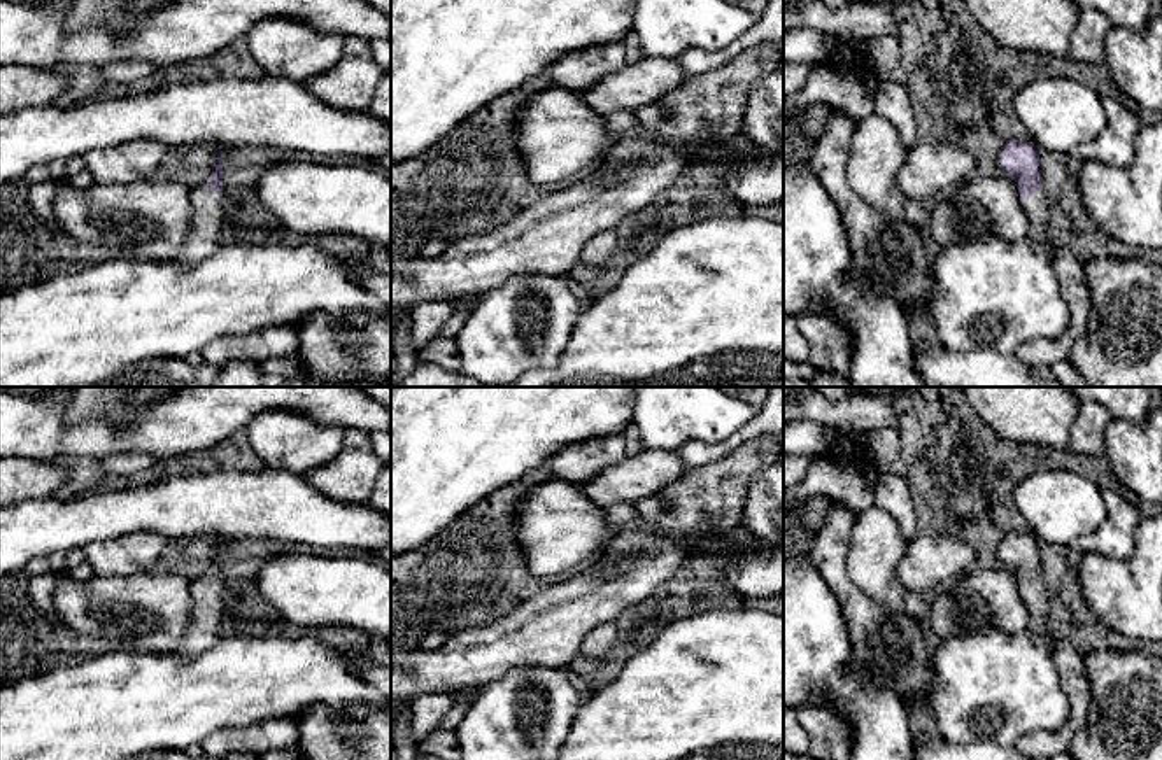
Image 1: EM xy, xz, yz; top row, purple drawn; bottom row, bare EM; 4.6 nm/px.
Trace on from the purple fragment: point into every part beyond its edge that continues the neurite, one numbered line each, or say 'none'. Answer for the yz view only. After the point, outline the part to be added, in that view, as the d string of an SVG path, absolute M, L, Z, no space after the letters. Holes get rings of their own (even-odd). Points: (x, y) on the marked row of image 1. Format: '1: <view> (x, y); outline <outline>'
1: yz (1036, 207); outline M1045 191L1034 193L1029 200L1022 200L1022 208L1025 210L1031 231L1029 242L1032 247L1048 257L1053 257L1050 249L1050 198Z

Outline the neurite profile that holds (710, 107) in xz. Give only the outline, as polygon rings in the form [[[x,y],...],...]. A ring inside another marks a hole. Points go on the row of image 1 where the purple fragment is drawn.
[[[759,44],[715,70],[687,75],[680,88],[634,112],[640,131],[675,145],[710,142],[713,156],[736,158],[747,145],[743,119],[752,86],[782,61],[778,46]]]

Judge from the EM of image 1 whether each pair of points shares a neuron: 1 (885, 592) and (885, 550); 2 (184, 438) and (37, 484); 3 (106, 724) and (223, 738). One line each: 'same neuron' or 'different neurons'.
1: same neuron
2: different neurons
3: different neurons

